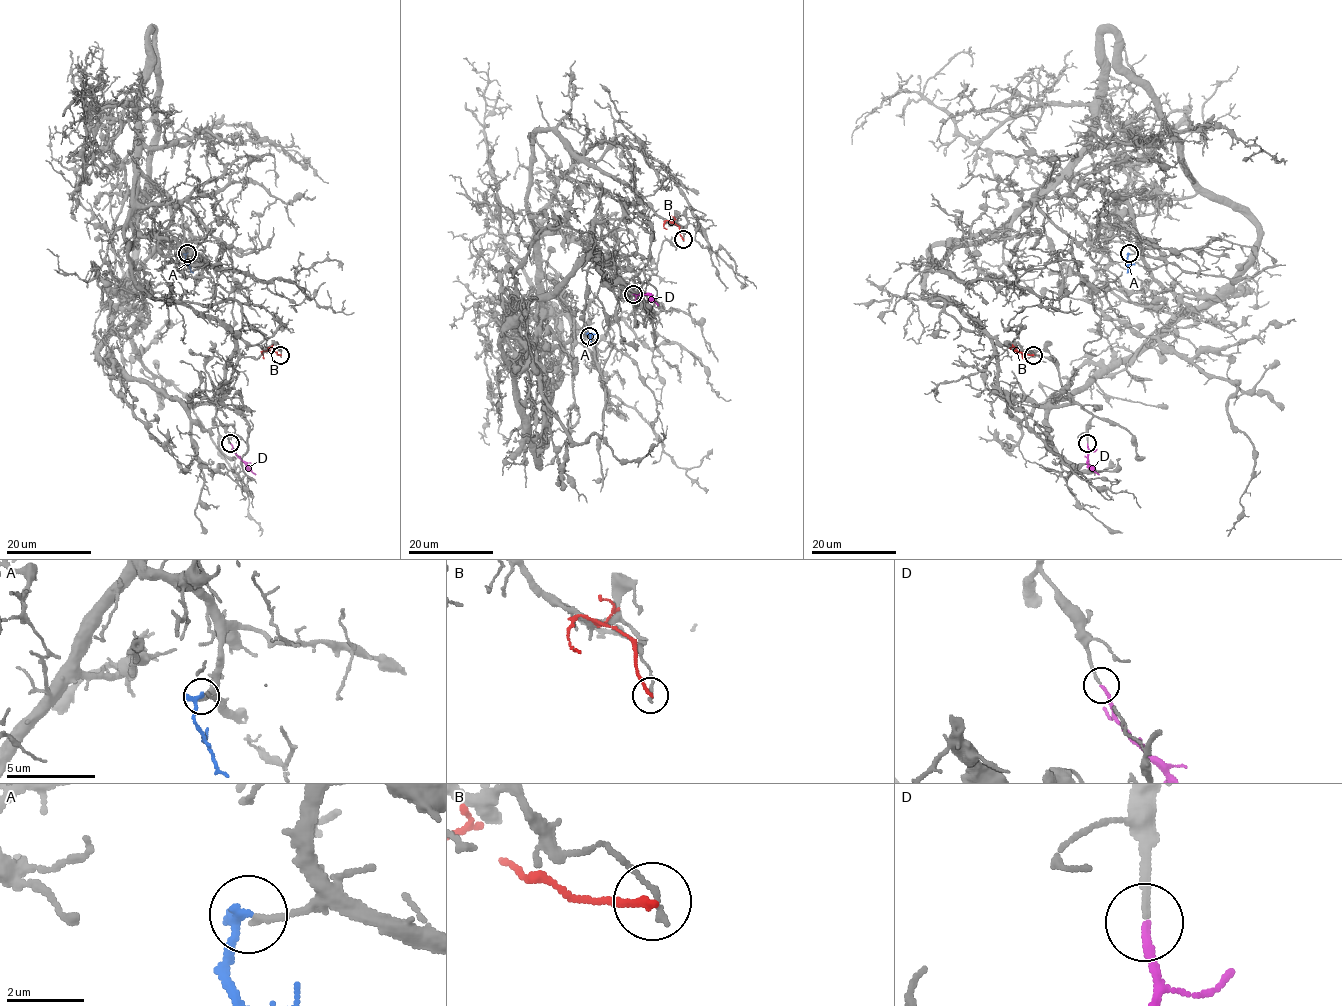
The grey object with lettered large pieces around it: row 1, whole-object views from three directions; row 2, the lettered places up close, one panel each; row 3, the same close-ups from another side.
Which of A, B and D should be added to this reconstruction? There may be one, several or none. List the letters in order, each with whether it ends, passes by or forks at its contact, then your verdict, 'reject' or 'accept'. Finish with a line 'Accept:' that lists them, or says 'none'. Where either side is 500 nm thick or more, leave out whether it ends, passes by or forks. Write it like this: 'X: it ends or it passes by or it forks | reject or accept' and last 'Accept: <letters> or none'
A: it ends | reject
B: it ends | reject
D: it ends | accept
Accept: D

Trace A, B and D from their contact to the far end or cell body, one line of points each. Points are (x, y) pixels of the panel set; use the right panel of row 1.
A: (1129, 253), (1127, 272)
B: (1033, 354), (1014, 350), (1020, 352), (1022, 359)
D: (1087, 444), (1088, 465), (1099, 475)

